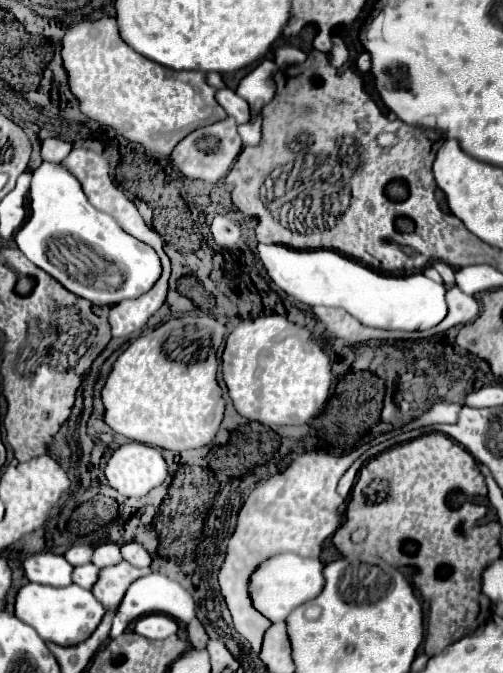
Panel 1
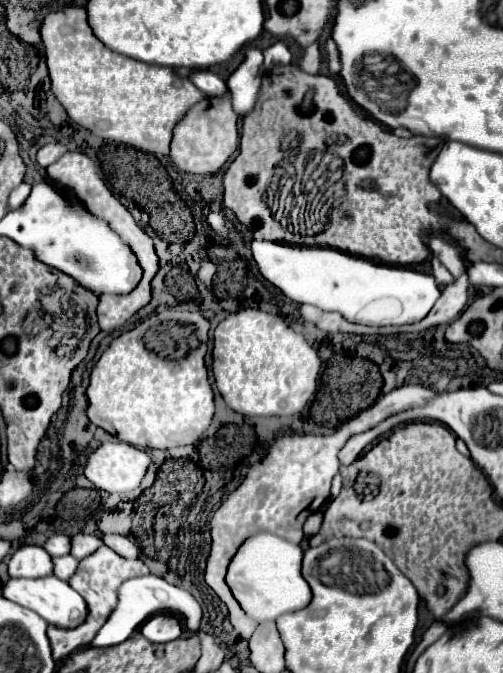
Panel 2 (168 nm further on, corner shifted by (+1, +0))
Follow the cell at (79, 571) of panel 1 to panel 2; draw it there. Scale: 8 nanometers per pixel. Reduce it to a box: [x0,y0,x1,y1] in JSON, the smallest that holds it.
[54,556,78,580]

